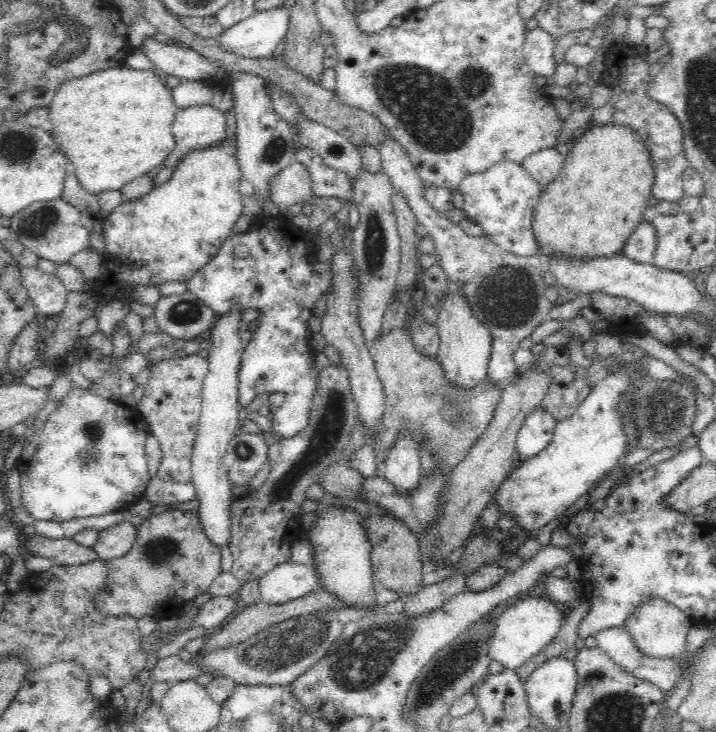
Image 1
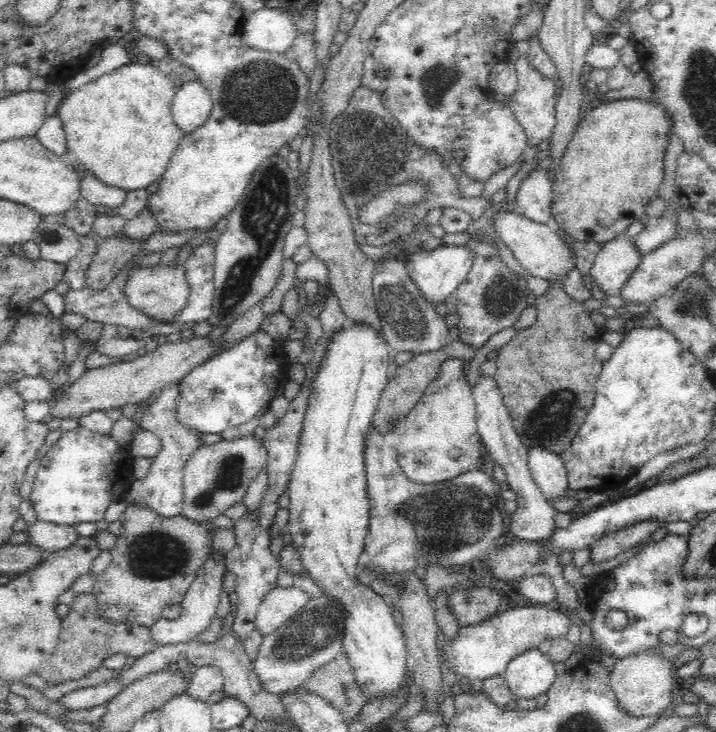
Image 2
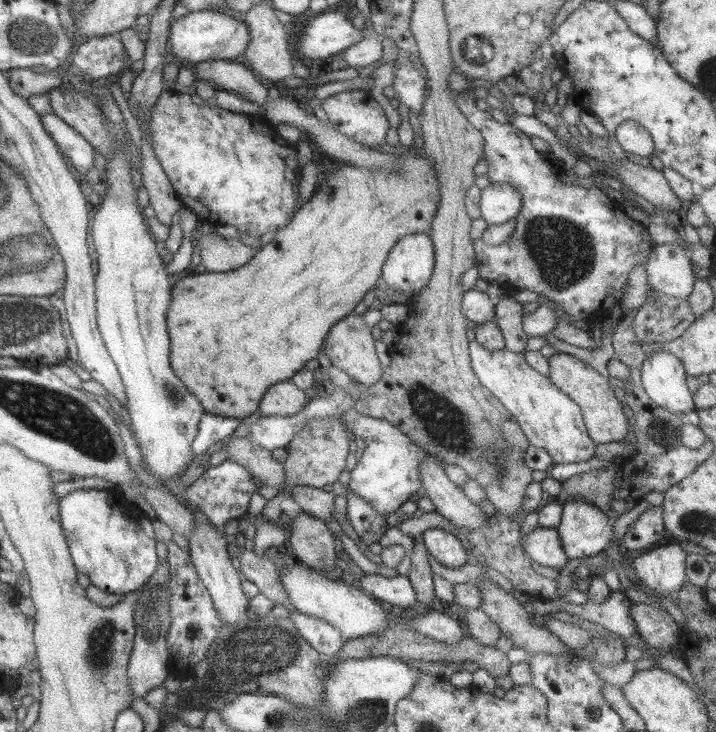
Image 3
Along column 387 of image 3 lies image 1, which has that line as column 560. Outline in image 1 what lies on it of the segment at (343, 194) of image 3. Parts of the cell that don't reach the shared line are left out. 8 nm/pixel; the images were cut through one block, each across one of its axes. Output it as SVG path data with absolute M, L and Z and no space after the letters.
M610 122L592 125L590 130L575 135L569 142L560 174L542 190L534 207L533 231L540 243L540 254L593 257L620 253L630 233L644 221L643 213L649 204L654 182L654 165L648 145L632 128Z

